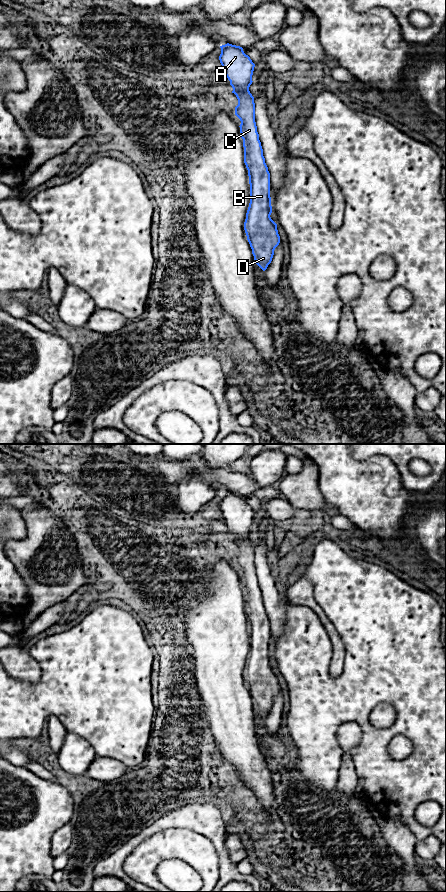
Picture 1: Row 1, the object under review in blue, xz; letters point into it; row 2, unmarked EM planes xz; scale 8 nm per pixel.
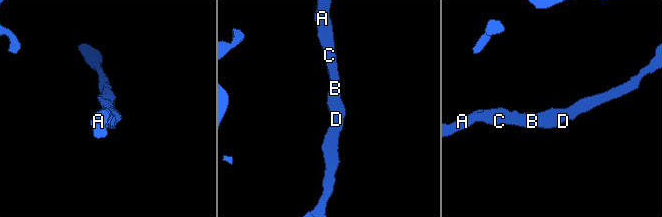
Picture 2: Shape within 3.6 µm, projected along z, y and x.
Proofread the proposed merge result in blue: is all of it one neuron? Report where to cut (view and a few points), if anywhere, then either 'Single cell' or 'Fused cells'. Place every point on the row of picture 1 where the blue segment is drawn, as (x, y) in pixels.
No split. Single cell

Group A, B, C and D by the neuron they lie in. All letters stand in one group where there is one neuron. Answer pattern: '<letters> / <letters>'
A B C D

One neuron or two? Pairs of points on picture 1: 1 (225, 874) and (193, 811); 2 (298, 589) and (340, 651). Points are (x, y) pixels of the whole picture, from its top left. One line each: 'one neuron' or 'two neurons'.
1: one neuron
2: one neuron

